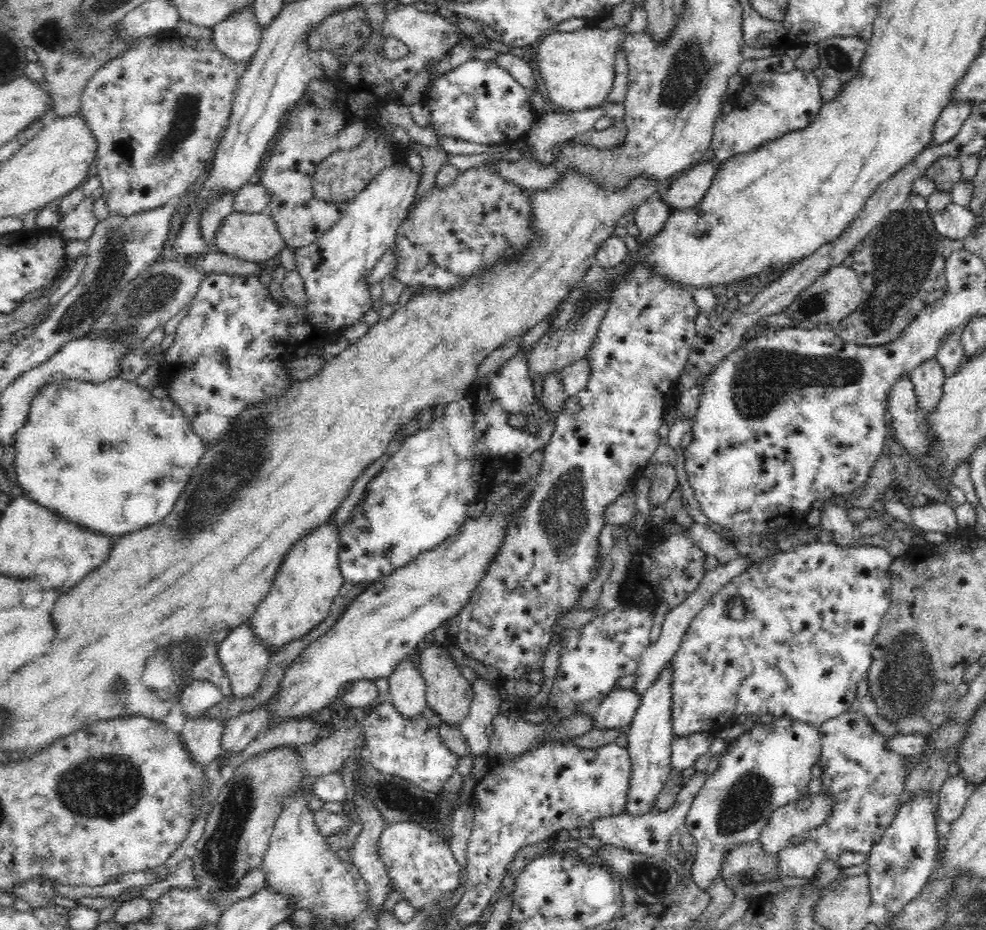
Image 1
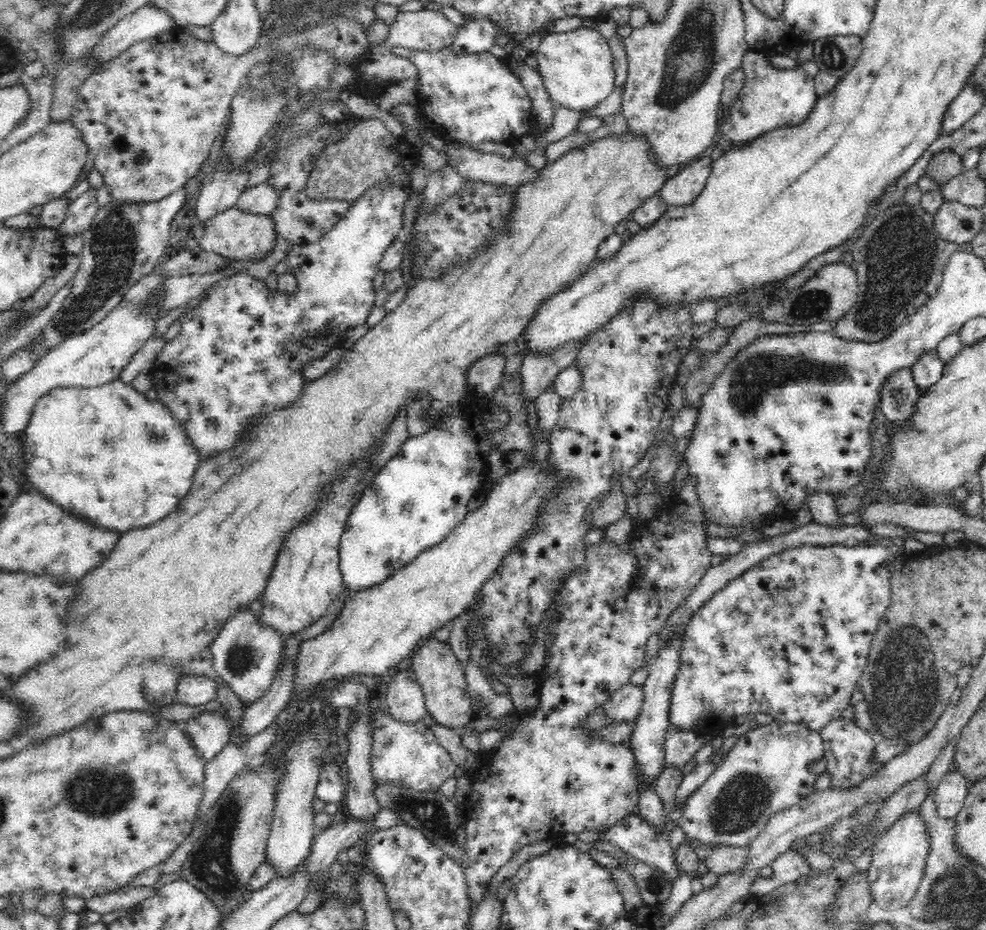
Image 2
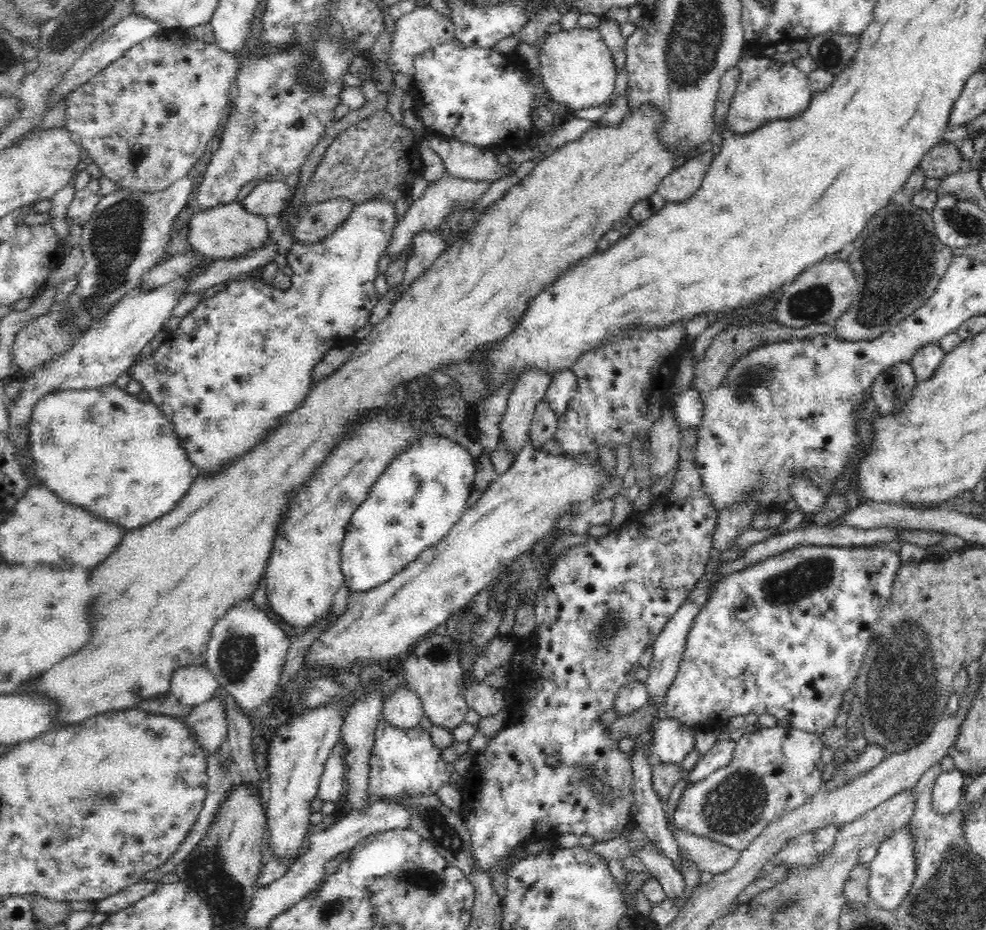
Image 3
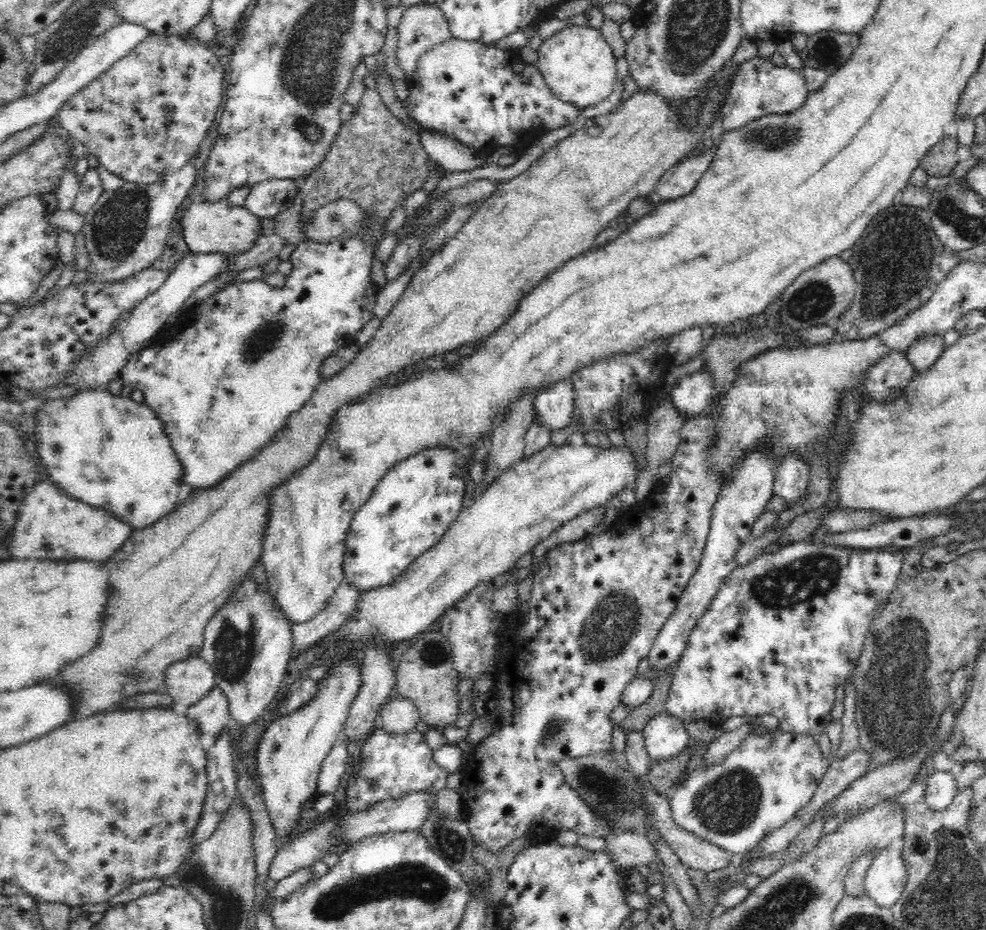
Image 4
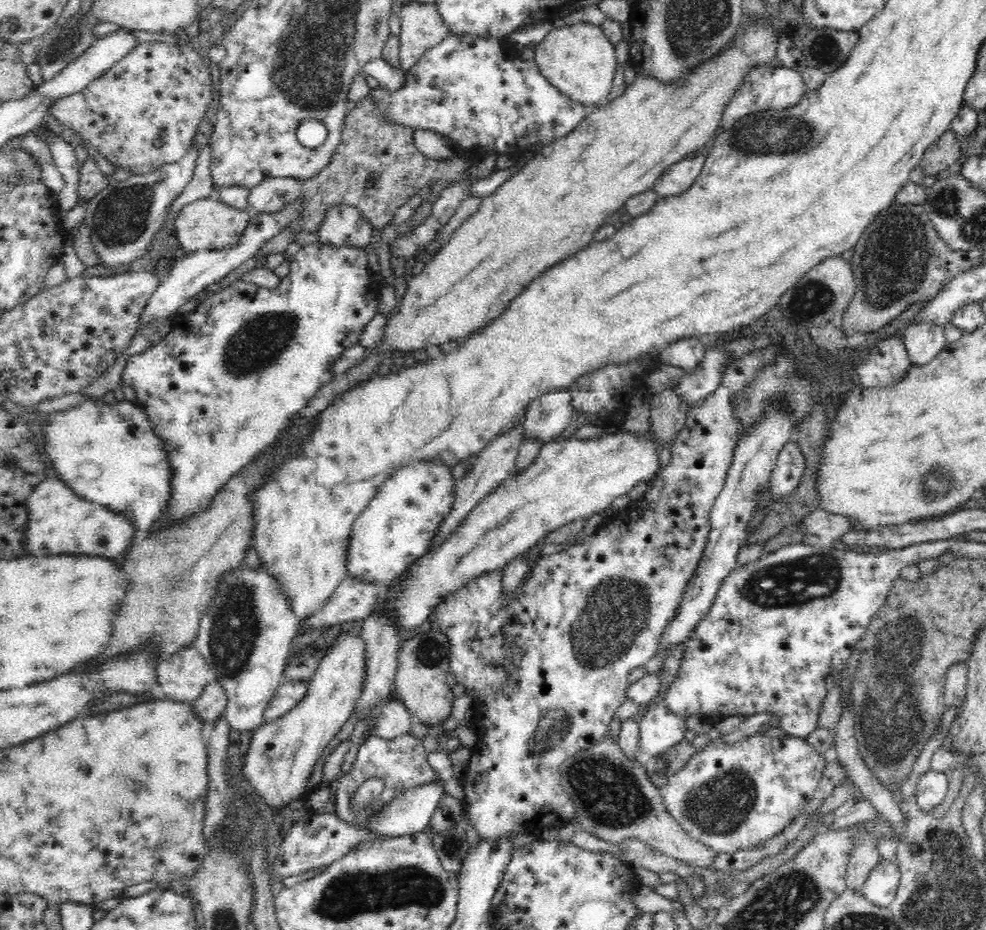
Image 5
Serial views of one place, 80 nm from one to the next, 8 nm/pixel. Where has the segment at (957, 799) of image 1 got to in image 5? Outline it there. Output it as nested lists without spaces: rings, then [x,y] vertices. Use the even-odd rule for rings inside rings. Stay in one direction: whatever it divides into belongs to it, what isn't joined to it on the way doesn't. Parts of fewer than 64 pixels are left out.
[[[931,769],[920,776],[916,784],[916,801],[922,810],[932,810],[946,798],[949,788],[949,776]]]

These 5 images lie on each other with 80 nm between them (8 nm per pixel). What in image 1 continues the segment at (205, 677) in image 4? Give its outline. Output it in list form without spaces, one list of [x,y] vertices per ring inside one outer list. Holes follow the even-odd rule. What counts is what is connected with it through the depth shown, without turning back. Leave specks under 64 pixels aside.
[[[193,680],[183,687],[179,703],[186,718],[202,717],[208,708],[223,699],[223,692],[208,680]]]

